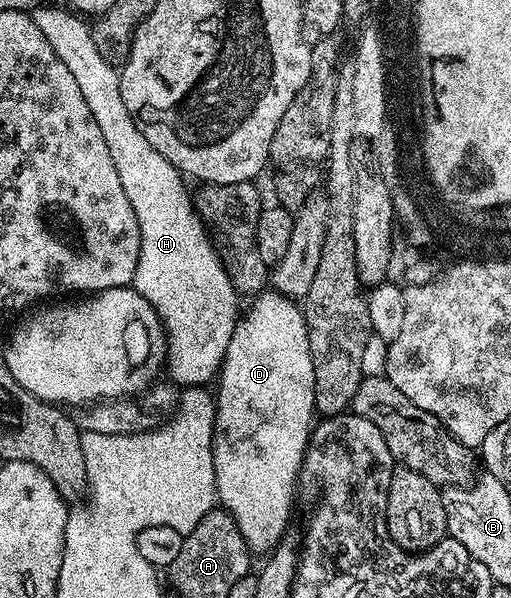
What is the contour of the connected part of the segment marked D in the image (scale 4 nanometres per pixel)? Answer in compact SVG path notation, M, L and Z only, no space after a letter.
M263 290L253 297L254 305L243 311L235 322L231 341L228 342L227 352L224 354L221 371L216 377L216 403L214 406L214 490L216 500L221 507L232 514L236 526L240 526L240 534L244 534L244 542L255 553L273 550L284 536L287 535L286 522L290 518L290 511L294 508L294 487L298 484L298 476L303 475L302 460L306 456L306 447L310 444L312 425L316 420L314 410L314 371L312 370L312 350L308 346L308 330L306 329L306 313L298 308L293 299L282 296L273 290Z

